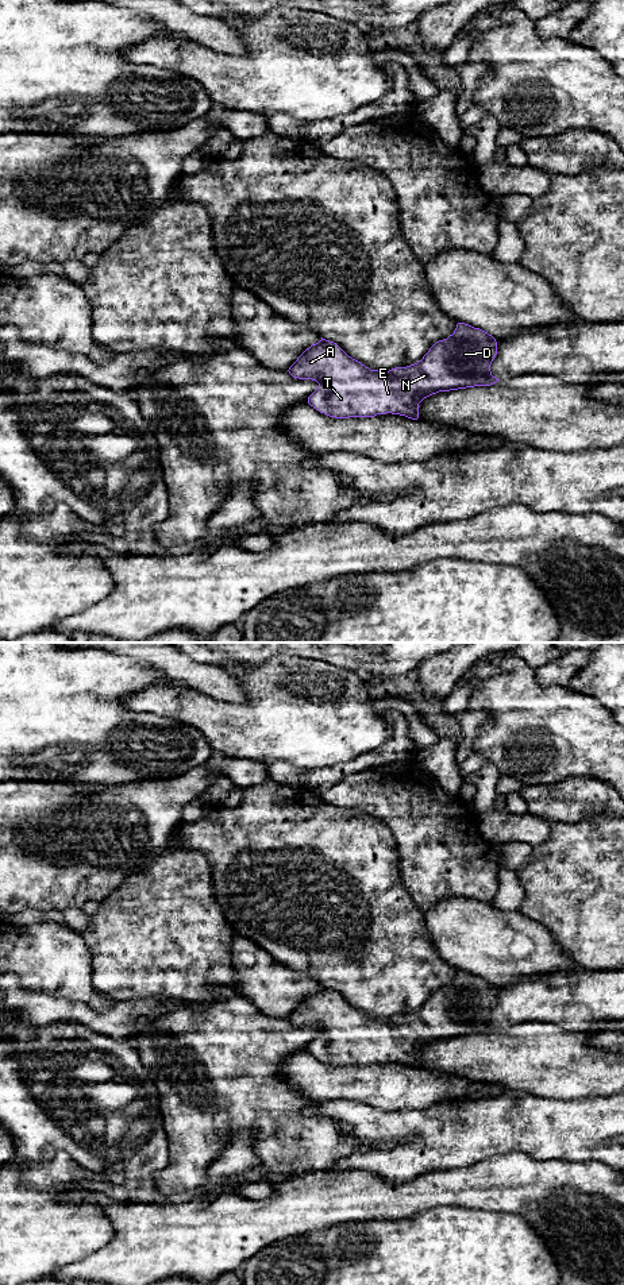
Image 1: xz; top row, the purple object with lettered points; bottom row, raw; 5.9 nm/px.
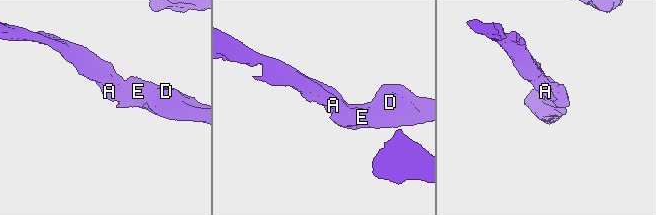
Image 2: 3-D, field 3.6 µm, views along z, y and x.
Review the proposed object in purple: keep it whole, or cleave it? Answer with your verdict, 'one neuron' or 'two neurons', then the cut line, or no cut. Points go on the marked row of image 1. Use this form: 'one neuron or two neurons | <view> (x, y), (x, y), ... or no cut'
one neuron | no cut

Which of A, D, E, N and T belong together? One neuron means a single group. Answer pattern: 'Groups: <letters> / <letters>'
Groups: A D E N T

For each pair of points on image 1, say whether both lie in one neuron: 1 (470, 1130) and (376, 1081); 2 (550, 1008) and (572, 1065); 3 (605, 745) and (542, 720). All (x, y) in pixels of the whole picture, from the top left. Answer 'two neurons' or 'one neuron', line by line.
1: two neurons
2: two neurons
3: one neuron

